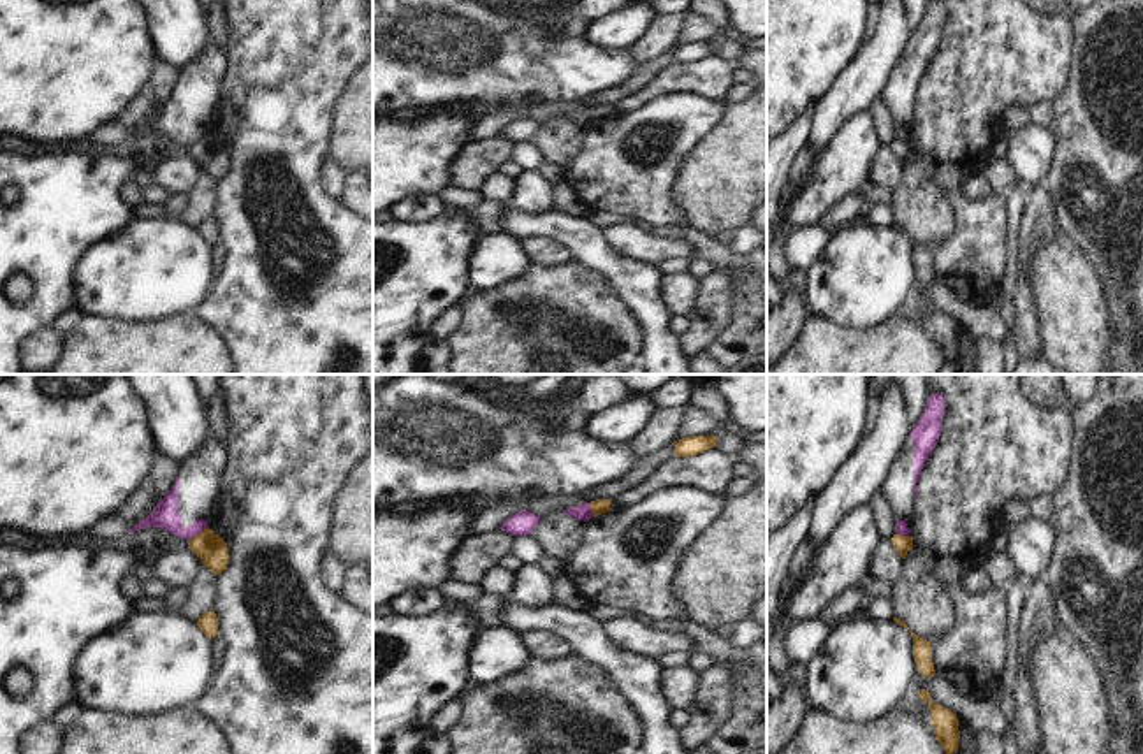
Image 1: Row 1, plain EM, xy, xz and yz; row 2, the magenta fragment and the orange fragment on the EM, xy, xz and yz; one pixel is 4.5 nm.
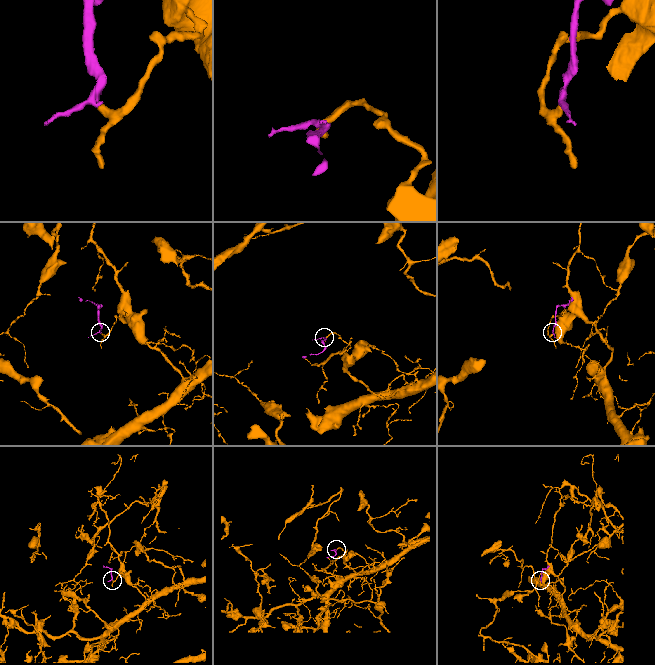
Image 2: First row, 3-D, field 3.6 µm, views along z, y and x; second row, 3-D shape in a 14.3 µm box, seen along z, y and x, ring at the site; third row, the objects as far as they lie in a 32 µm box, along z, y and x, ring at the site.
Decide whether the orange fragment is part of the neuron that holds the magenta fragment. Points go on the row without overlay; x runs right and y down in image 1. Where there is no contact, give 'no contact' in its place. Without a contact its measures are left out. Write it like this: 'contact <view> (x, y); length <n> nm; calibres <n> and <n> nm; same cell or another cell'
contact xy (197, 139); length 110 nm; calibres 120 and 140 nm; another cell

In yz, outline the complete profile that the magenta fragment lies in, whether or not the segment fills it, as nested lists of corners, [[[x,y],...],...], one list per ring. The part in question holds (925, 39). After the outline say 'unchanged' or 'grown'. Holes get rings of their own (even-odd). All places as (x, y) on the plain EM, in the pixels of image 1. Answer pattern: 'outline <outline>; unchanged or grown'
outline [[[930,0],[923,21],[913,32],[909,44],[904,47],[879,97],[895,120],[897,141],[909,142],[911,139],[916,88],[941,42],[943,23],[944,2]]]; grown

